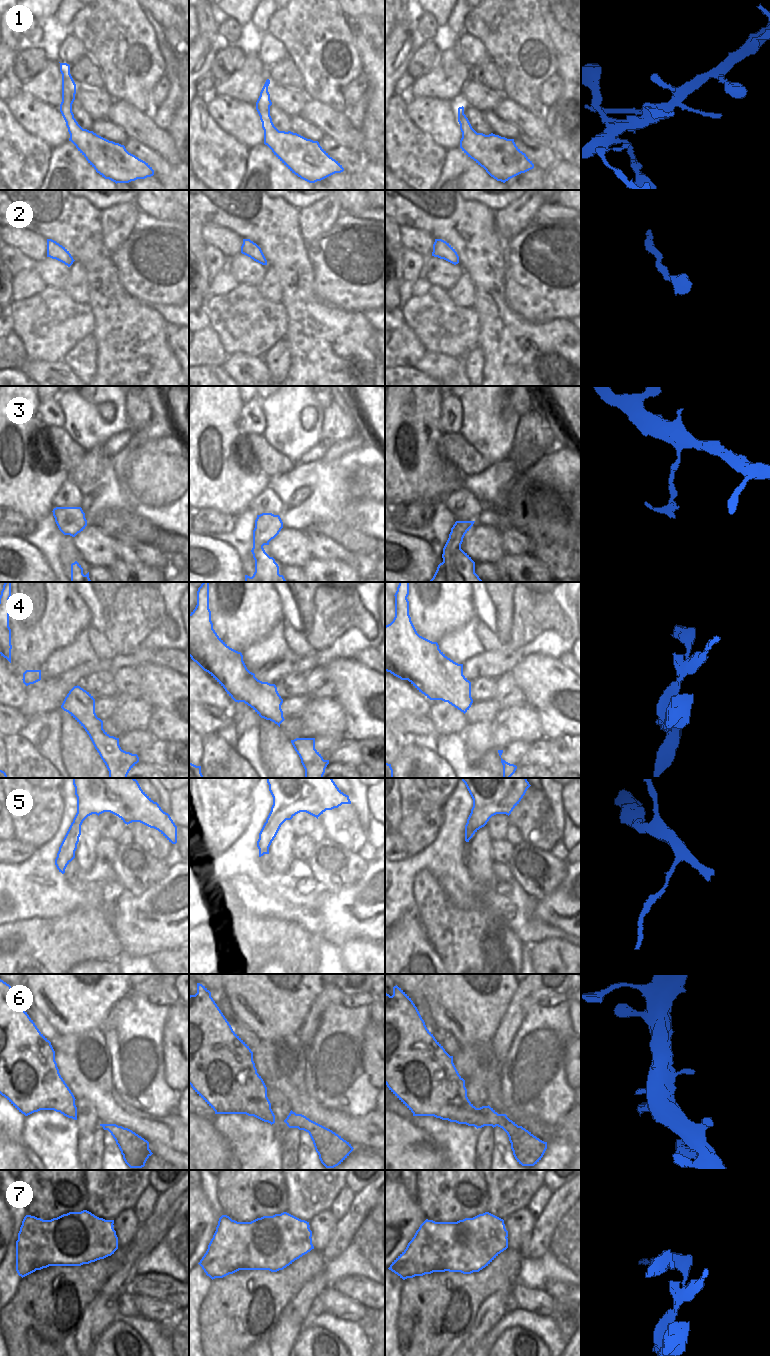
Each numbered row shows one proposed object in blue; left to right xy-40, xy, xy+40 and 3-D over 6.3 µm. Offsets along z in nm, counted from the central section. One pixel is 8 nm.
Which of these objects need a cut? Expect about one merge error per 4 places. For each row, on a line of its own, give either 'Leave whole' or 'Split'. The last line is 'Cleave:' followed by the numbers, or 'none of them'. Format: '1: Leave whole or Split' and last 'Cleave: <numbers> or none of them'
1: Leave whole
2: Leave whole
3: Leave whole
4: Leave whole
5: Split
6: Leave whole
7: Split
Cleave: 5, 7

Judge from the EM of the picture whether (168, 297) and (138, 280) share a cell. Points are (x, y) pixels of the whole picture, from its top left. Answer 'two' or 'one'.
one

